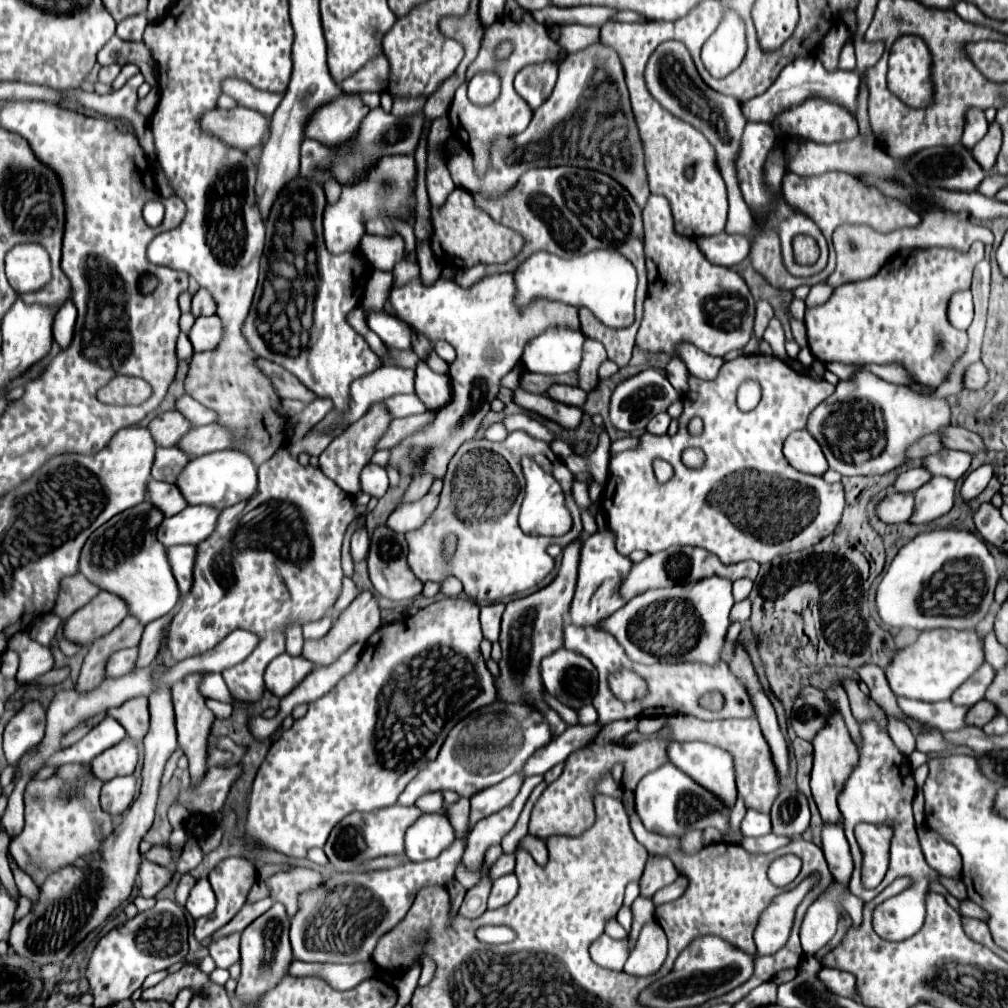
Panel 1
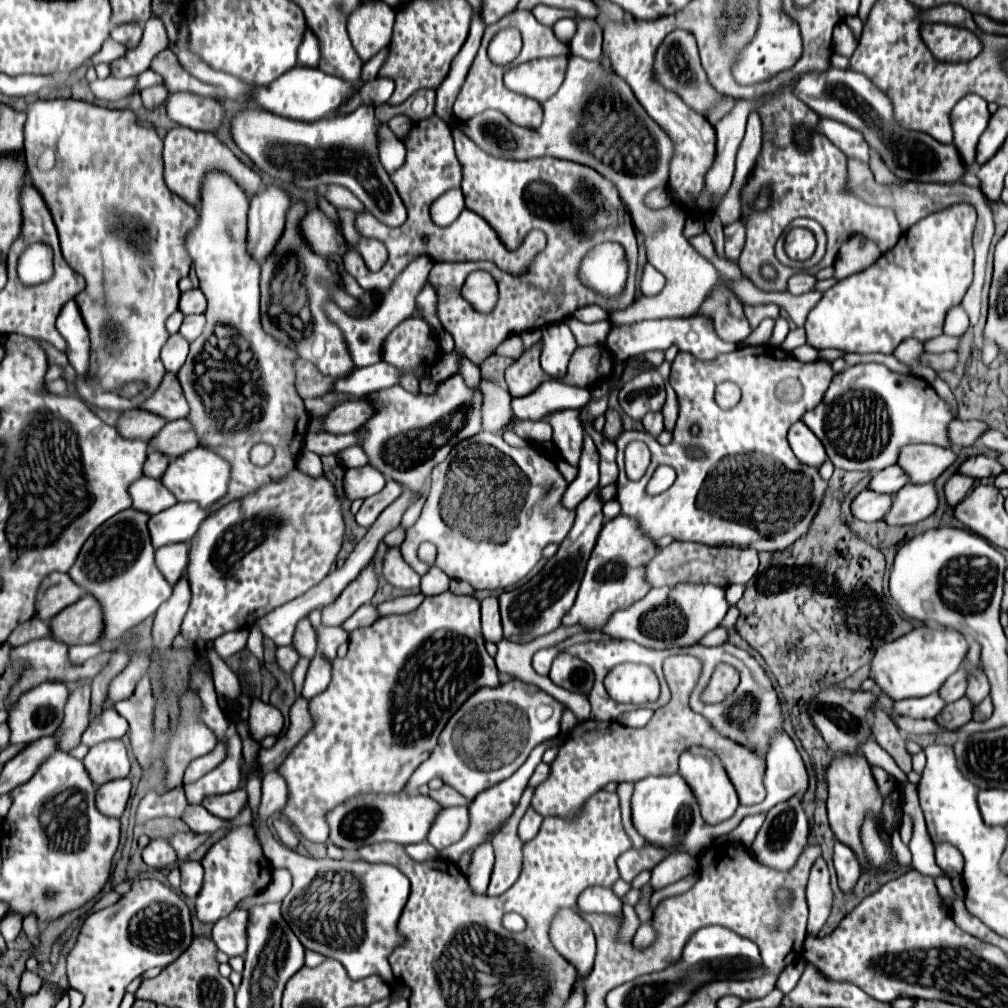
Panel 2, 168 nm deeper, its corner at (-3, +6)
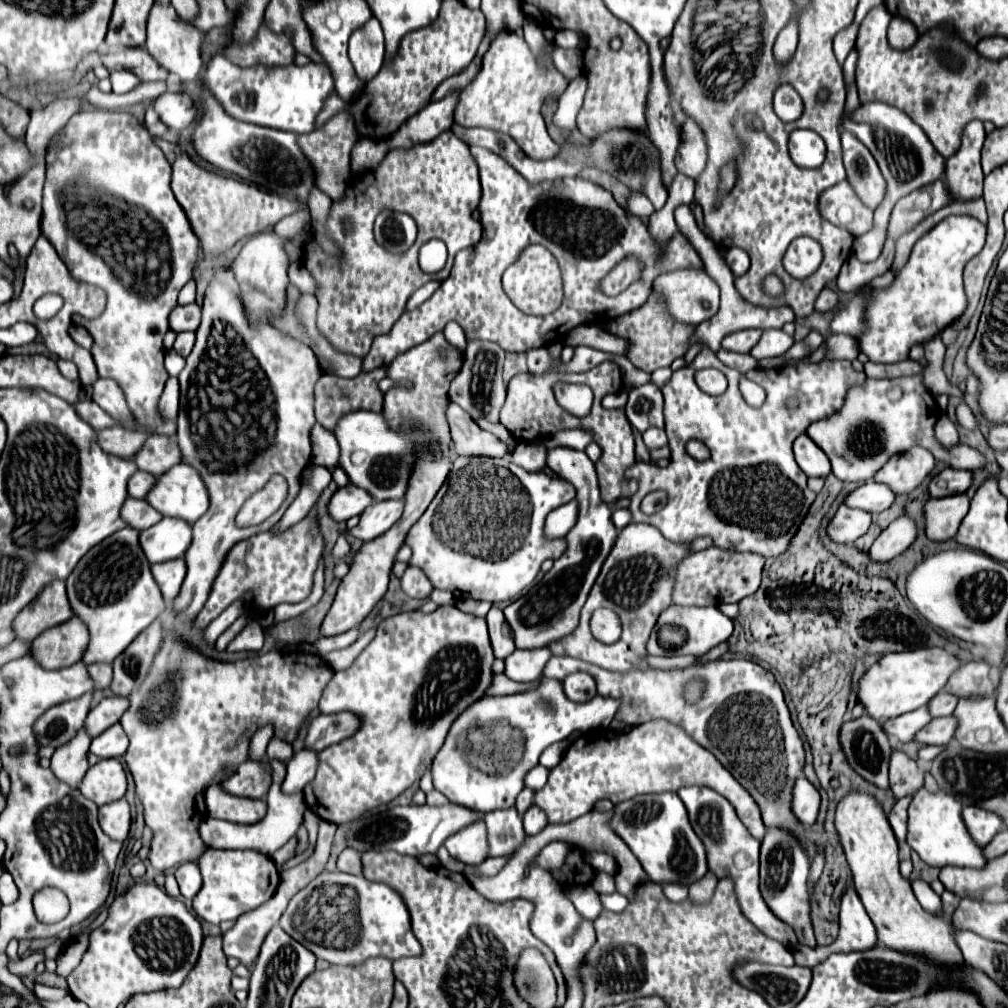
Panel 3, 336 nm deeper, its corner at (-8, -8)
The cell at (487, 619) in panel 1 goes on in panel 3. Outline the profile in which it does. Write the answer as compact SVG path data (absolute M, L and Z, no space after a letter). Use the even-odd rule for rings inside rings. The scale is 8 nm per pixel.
M496 606L490 608L486 620L488 620L488 630L490 630L490 640L492 640L494 656L504 660L506 656L510 656L516 650L514 638L512 638L512 630L510 630L502 610L496 608Z

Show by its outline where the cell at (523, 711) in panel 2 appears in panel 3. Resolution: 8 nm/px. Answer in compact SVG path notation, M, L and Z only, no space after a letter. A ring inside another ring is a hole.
M544 676L532 690L480 698L456 718L444 746L438 750L432 762L434 788L450 802L482 814L512 808L518 792L524 788L524 774L538 764L544 748L566 740L574 730L608 728L618 708L620 700L608 696L596 696L590 702L576 704L566 698L560 680Z

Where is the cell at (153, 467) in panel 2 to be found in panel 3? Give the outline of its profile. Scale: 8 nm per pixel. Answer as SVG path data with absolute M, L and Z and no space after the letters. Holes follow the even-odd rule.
M136 472L130 480L128 480L128 496L132 498L144 498L148 494L148 490L154 486L156 478L148 472Z

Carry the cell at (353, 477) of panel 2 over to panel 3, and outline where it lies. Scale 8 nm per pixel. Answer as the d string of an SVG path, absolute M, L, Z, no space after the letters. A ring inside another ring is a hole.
M348 484L334 492L334 496L328 502L328 514L338 522L346 522L352 516L360 516L370 504L372 496L366 490Z

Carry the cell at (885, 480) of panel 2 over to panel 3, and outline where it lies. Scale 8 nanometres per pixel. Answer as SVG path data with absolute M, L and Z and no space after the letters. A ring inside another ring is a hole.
M866 482L844 498L844 504L848 508L866 510L870 514L878 514L886 510L892 502L894 502L894 492L888 486L876 484L876 482Z

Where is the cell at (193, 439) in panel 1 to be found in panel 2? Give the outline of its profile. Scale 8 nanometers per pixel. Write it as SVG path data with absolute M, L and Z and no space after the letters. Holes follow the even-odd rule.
M173 420L169 424L165 424L163 432L159 432L151 444L167 454L169 458L177 458L193 448L199 446L199 436L197 432L191 428L191 422L189 420Z

